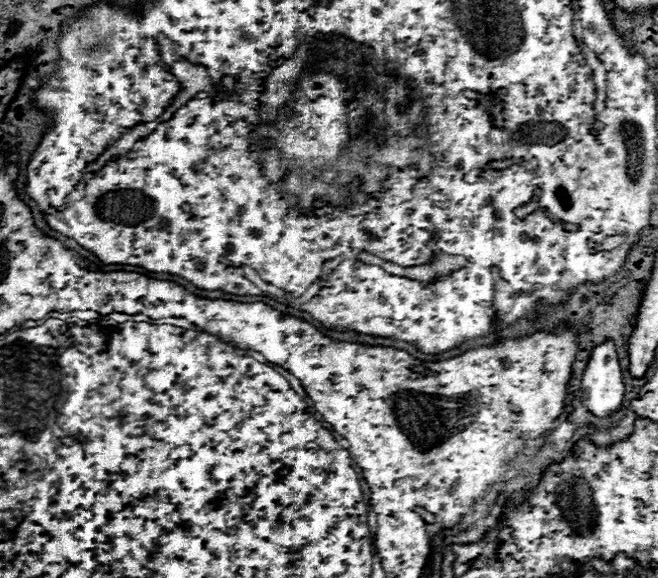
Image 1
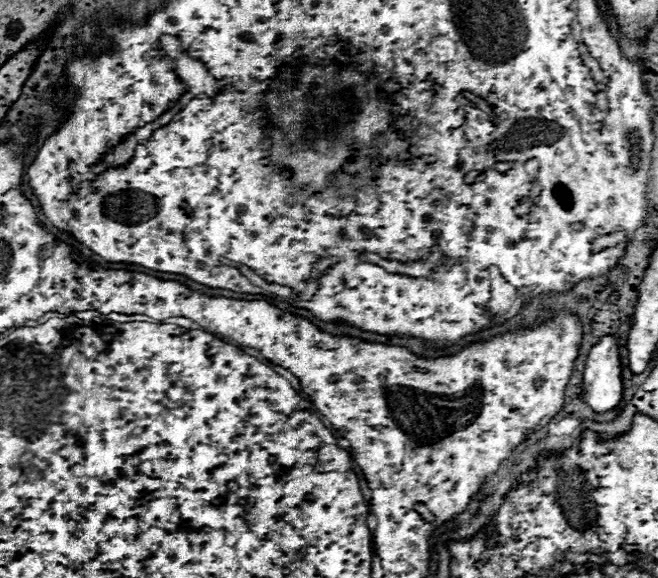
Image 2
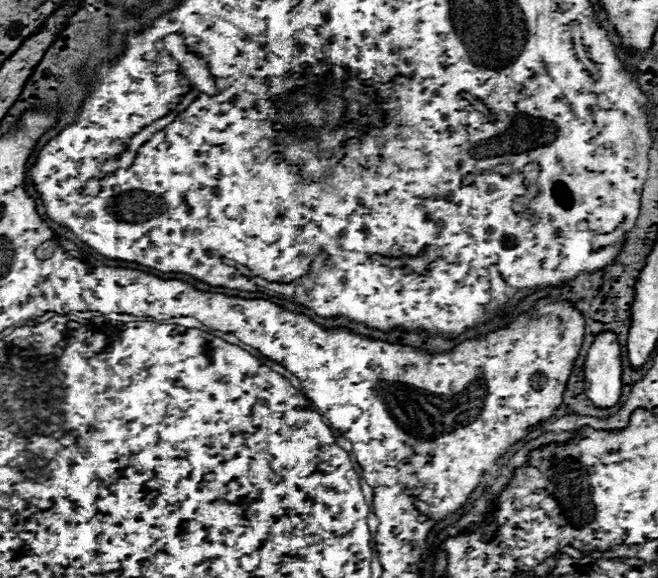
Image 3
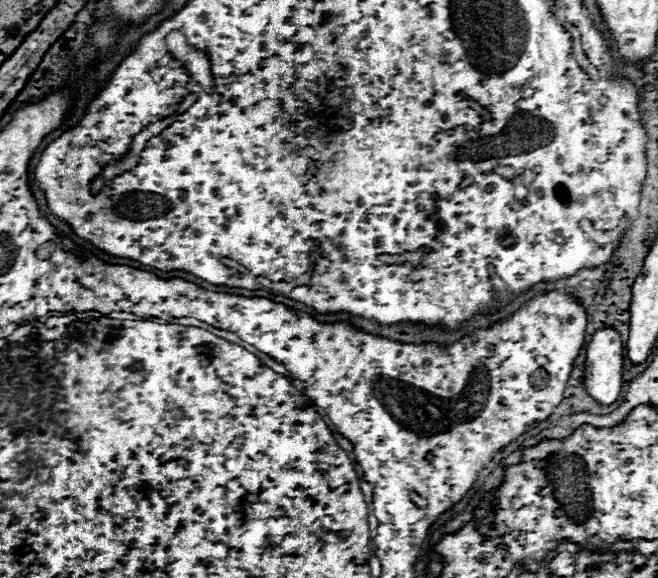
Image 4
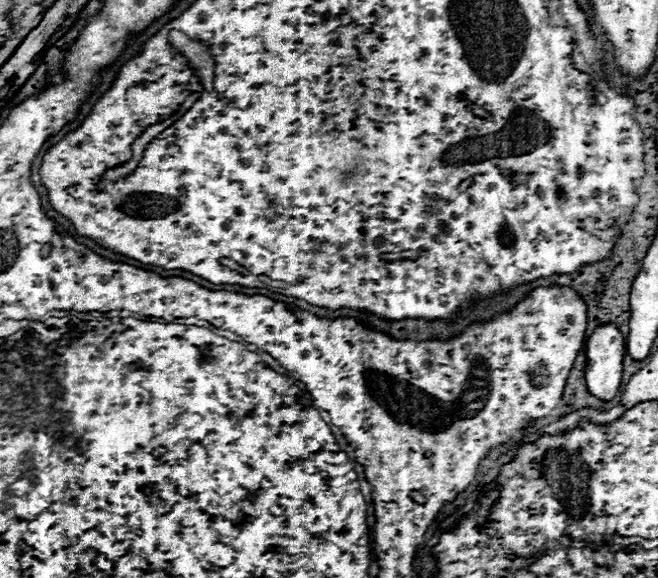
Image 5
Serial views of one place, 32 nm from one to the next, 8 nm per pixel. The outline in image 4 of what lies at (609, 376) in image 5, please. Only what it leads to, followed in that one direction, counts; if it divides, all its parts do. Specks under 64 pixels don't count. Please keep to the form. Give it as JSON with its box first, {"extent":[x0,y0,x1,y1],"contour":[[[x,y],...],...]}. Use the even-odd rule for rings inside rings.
{"extent":[584,328,622,404],"contour":[[[612,328],[598,330],[588,344],[584,388],[598,404],[614,404],[622,390],[622,340]]]}

